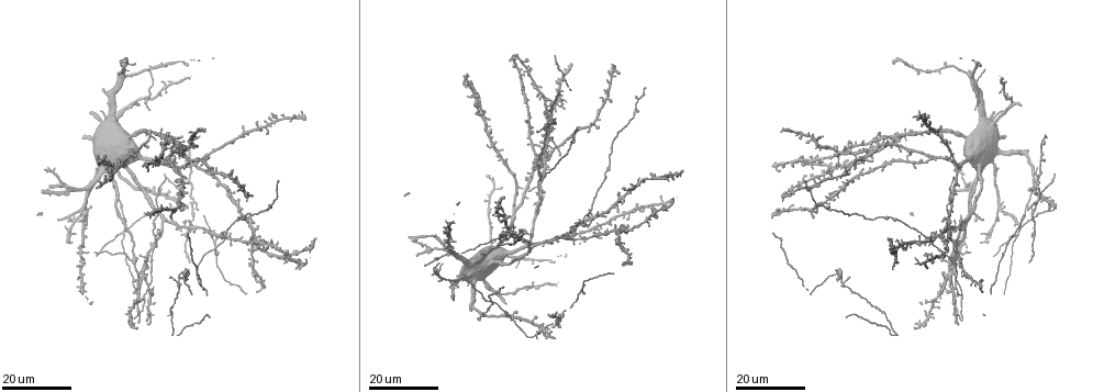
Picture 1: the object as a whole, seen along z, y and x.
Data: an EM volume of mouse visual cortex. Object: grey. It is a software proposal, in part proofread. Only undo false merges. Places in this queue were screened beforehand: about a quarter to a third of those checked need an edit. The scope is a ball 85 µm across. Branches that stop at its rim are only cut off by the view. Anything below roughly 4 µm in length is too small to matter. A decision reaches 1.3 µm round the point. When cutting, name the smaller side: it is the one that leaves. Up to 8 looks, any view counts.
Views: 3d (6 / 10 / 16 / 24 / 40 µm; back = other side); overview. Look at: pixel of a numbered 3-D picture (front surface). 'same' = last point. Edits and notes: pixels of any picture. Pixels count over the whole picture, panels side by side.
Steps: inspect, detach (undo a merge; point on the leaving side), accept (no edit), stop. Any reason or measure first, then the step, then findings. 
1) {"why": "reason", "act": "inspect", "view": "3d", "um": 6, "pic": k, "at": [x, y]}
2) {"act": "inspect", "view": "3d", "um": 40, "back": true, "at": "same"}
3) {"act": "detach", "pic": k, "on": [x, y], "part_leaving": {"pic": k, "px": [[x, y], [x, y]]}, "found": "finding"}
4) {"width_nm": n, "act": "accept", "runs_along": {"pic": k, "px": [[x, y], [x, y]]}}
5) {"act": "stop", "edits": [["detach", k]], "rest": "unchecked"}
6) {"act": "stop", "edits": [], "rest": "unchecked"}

{"why": "arms part here", "act": "inspect", "view": "3d", "um": 16, "pic": 1, "at": [493, 300]}

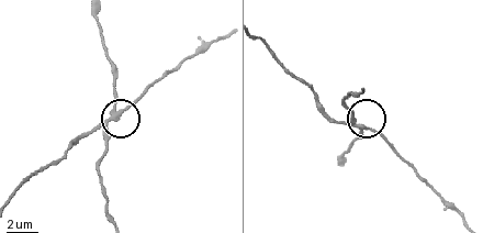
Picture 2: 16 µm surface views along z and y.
{"why": "zoom in", "act": "inspect", "view": "3d", "um": 10, "pic": 2, "at": [364, 124]}

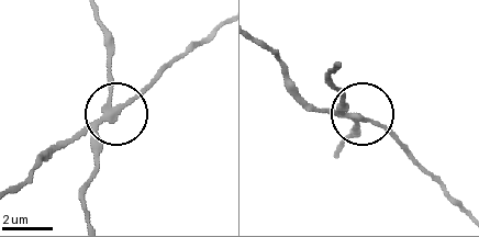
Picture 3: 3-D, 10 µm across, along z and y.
{"width_nm": 190, "act": "detach", "pic": 3, "on": [132, 98], "part_leaving": {"pic": 3, "px": [[101, 119], [119, 112], [156, 75], [219, 31]]}, "found": "two neurons meet here"}

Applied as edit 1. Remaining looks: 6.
{"act": "inspect", "view": "overview"}

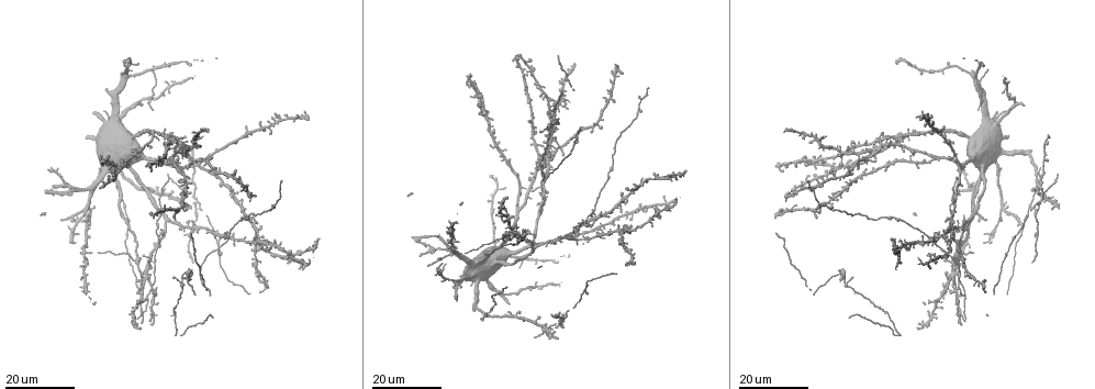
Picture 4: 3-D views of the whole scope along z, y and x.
{"act": "inspect", "view": "3d", "um": 16, "pic": 4, "at": [136, 262]}

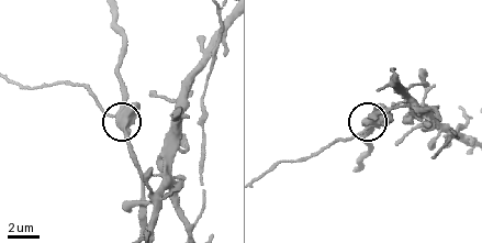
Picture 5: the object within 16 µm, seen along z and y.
{"act": "inspect", "view": "3d", "um": 6, "pic": 5, "at": [364, 124]}

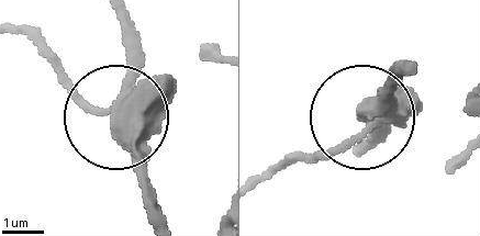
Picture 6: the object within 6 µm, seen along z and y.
{"width_nm": 470, "act": "detach", "pic": 6, "on": [91, 107], "part_leaving": {"pic": 6, "px": [[131, 114], [78, 93], [15, 34]]}, "found": "two neurons meet here"}

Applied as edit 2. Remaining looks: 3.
{"act": "inspect", "view": "overview"}

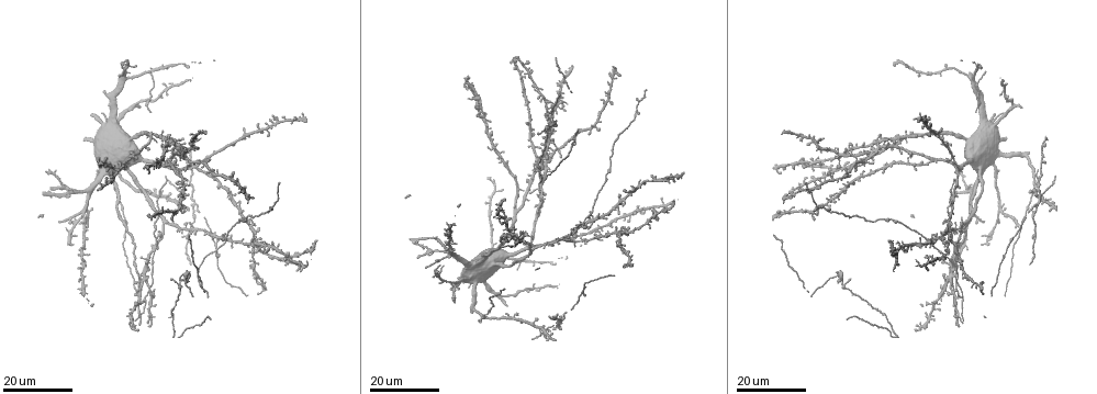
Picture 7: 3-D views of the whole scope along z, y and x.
{"why": "four arms meet", "act": "inspect", "view": "3d", "um": 16, "pic": 7, "at": [504, 233]}

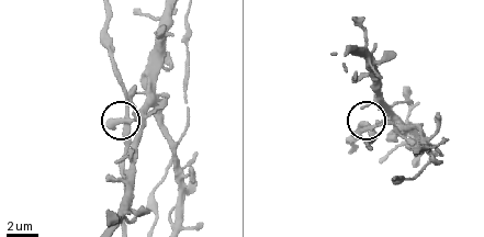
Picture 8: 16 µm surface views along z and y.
{"why": "zoom in", "act": "inspect", "view": "3d", "um": 6, "pic": 8, "at": [366, 129]}

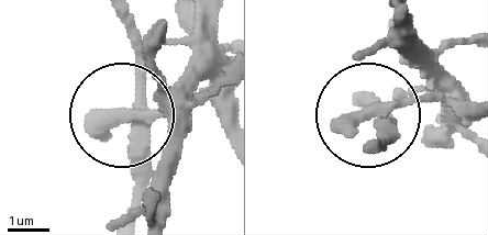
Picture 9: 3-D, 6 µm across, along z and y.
{"act": "accept", "found": "all the same neuron"}

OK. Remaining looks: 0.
{"act": "stop", "edits": [["detach", 3], ["detach", 6]], "rest": "unchecked"}

